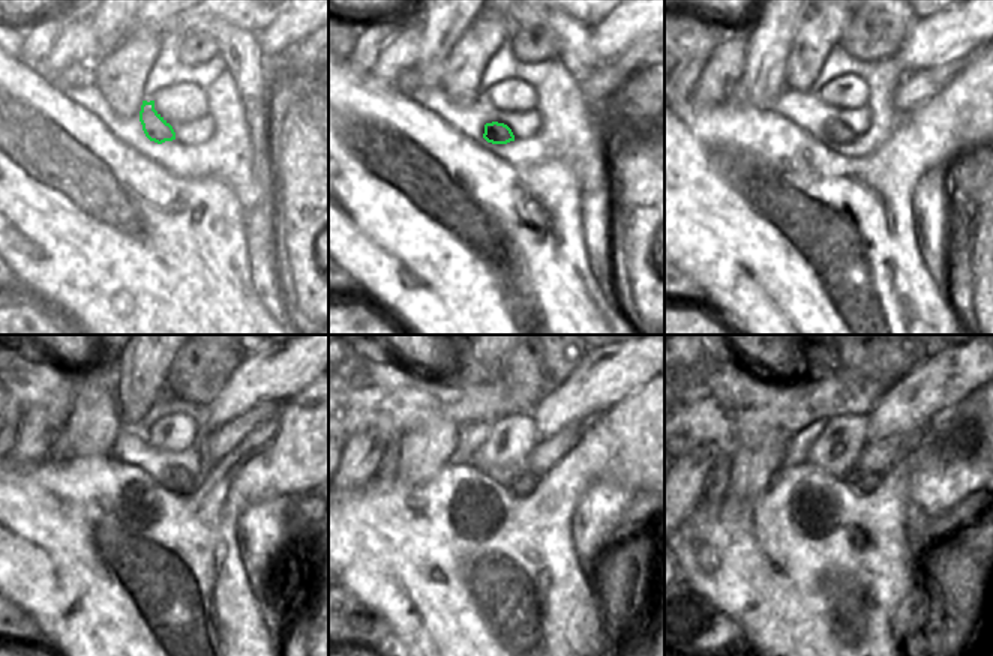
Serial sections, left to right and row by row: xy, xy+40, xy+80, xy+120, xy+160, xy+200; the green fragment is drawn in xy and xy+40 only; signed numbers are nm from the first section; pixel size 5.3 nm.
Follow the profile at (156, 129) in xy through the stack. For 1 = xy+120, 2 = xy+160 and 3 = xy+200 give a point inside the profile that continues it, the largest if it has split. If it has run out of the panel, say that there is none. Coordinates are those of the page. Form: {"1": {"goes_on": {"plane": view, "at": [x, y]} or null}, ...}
{"1": {"goes_on": {"plane": "xy+120", "at": [177, 482]}}, "2": {"goes_on": {"plane": "xy+160", "at": [521, 482]}}, "3": {"goes_on": {"plane": "xy+200", "at": [860, 482]}}}

